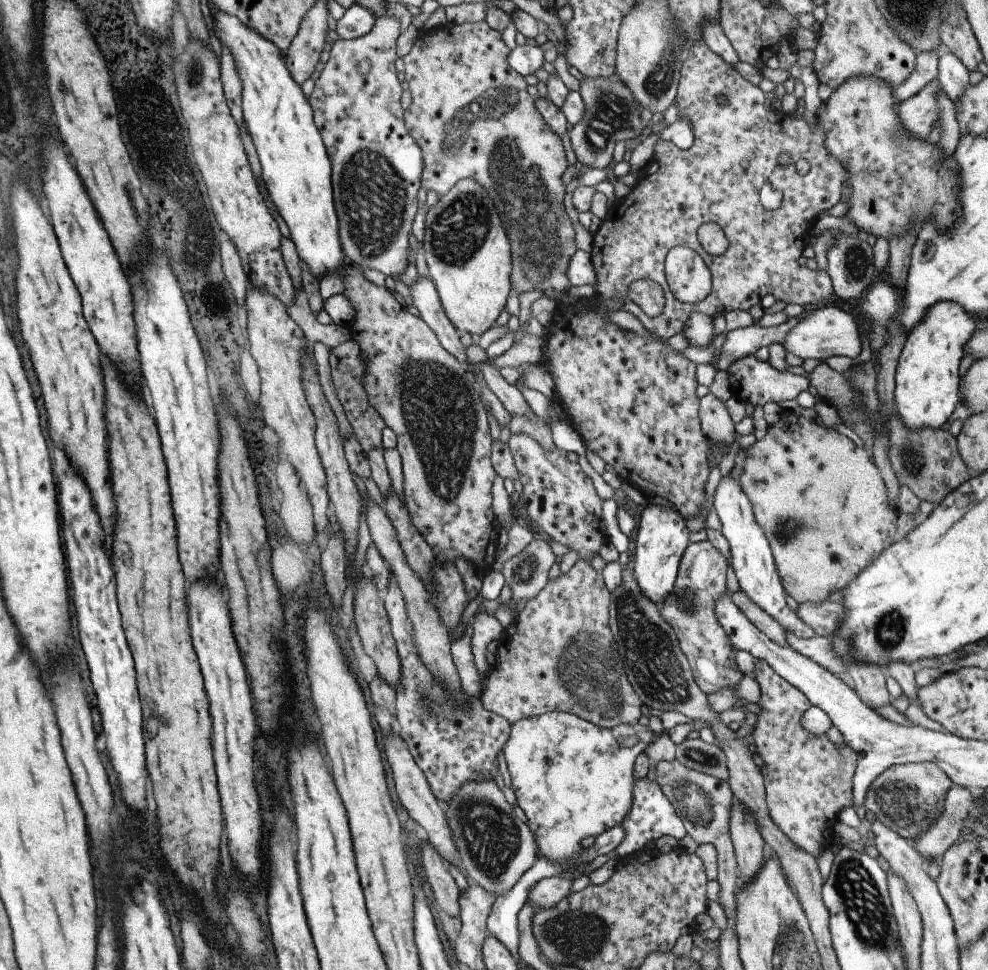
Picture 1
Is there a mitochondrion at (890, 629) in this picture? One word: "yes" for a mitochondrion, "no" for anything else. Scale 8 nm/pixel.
yes

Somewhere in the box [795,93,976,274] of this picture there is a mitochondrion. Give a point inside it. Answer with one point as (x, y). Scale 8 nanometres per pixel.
(894, 140)

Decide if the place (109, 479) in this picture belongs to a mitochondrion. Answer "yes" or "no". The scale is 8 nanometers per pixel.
no

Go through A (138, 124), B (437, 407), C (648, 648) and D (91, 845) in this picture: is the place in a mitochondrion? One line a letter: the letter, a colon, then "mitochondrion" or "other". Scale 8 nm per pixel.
A: other
B: mitochondrion
C: mitochondrion
D: other

